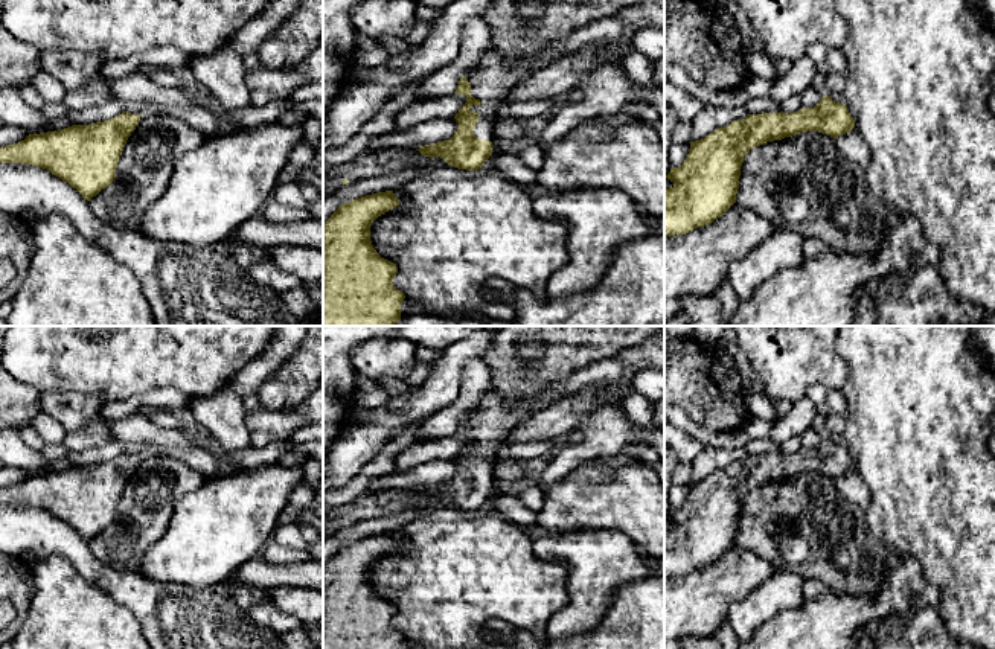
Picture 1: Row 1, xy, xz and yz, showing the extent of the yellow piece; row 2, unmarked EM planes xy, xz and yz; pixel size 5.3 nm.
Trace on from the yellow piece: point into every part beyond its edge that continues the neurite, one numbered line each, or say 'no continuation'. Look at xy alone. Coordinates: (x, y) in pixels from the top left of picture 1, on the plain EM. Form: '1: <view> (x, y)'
no continuation

